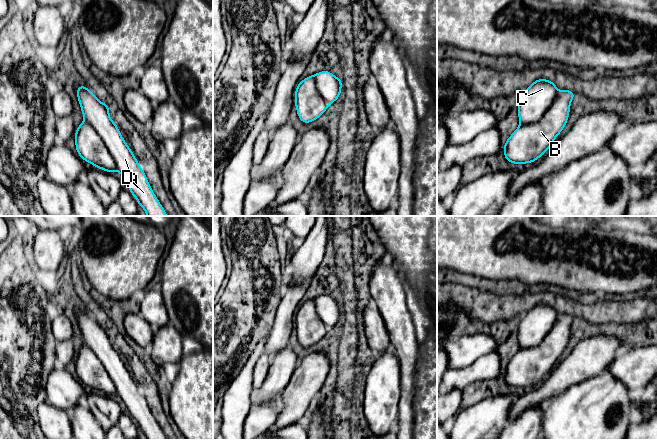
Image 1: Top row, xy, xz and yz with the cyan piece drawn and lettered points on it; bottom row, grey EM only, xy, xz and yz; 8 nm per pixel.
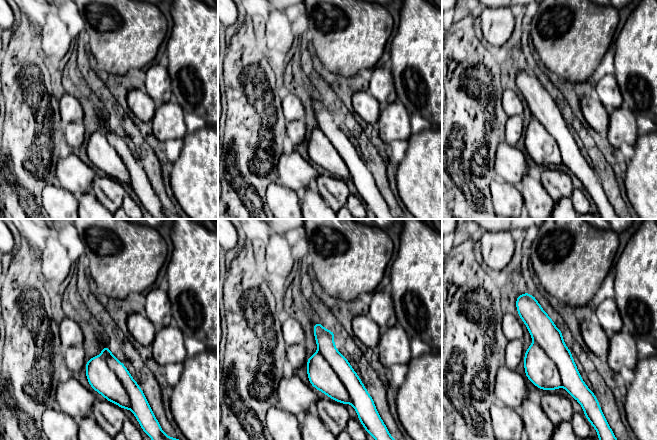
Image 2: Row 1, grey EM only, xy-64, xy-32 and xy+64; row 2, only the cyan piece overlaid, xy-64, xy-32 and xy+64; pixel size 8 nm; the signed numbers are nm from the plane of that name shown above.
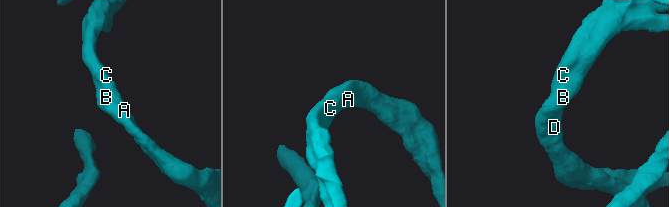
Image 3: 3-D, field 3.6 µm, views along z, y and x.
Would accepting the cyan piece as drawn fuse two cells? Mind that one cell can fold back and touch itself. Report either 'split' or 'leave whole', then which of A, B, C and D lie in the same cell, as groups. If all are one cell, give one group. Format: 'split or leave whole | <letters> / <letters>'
split | A C D / B

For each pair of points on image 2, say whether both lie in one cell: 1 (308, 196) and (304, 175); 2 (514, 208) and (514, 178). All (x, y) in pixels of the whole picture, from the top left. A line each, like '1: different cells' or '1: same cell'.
1: different cells
2: different cells

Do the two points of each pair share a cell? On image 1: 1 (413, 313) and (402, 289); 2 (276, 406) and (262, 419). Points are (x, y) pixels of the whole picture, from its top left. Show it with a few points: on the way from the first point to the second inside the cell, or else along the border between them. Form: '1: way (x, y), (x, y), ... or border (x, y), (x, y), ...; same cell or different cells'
1: way (407, 307), (402, 302), (402, 295); same cell
2: way (273, 408), (265, 416); same cell

